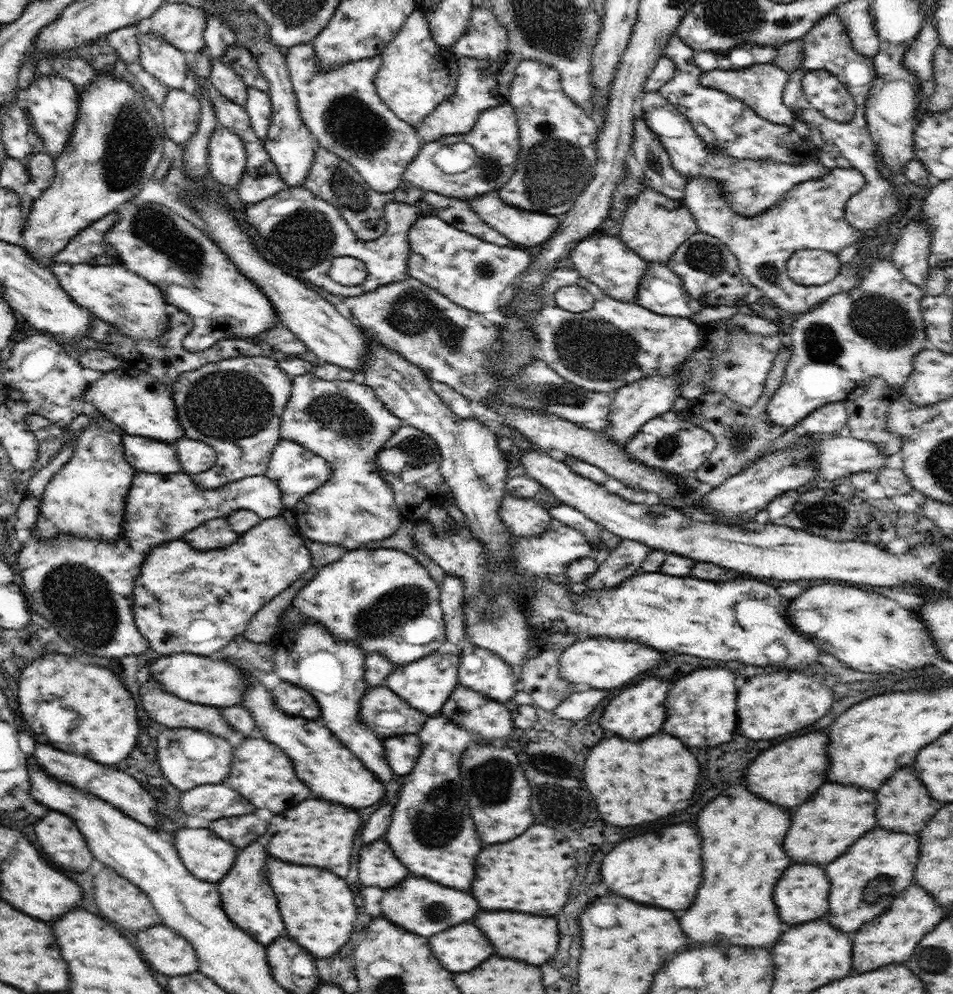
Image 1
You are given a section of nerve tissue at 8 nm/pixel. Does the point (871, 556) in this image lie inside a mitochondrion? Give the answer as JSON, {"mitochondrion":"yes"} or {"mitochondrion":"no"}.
{"mitochondrion":"no"}

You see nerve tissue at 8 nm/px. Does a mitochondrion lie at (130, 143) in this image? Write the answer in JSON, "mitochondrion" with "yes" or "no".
{"mitochondrion":"yes"}

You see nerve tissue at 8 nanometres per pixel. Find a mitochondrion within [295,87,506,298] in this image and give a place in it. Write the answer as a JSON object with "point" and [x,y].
{"point":[355,125]}

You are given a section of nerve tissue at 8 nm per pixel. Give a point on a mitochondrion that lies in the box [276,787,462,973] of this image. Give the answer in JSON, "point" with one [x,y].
{"point":[436,913]}

